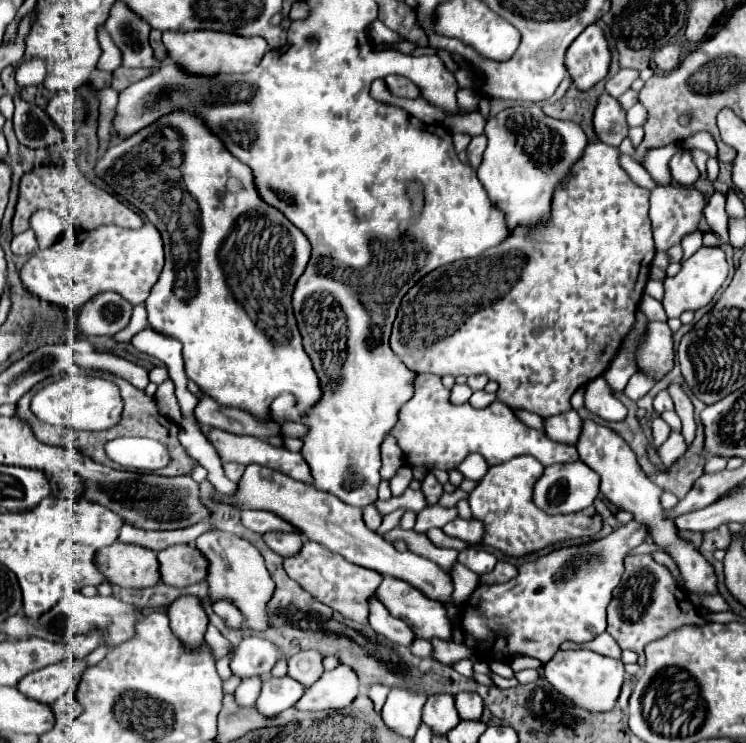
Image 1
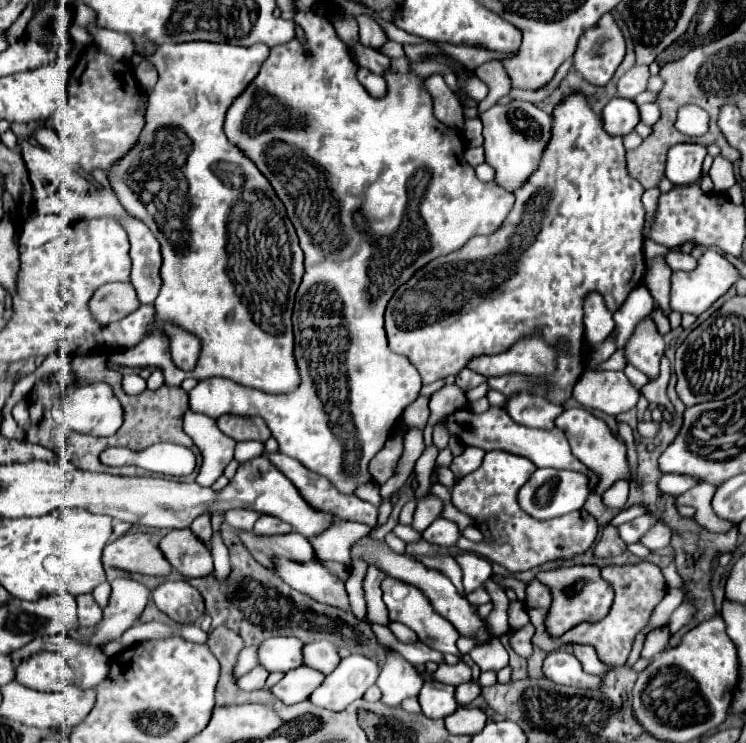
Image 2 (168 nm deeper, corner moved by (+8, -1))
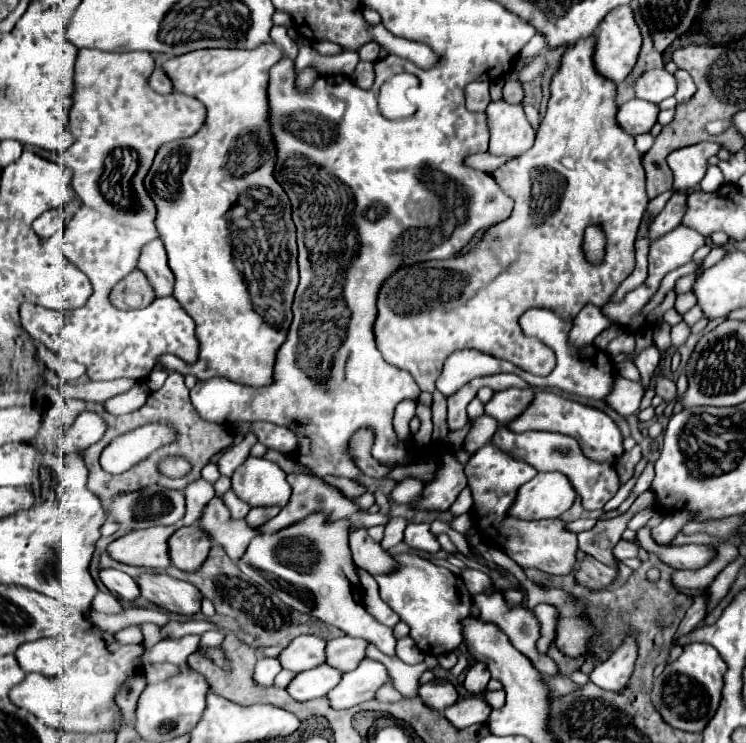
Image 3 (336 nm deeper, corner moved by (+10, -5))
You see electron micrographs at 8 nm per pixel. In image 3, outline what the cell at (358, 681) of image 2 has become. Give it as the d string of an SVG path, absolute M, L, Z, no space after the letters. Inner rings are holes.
M364 658L358 668L342 674L340 684L330 690L326 698L334 710L348 710L356 704L372 700L376 690L388 682L388 678L388 670L380 662Z

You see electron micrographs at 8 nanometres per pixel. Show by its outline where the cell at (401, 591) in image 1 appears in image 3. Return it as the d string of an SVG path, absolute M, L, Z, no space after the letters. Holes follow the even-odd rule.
M398 554L402 568L394 576L378 576L382 600L410 626L410 636L416 646L428 656L454 652L462 644L460 620L470 614L472 598L462 580L448 568L440 568L416 554Z

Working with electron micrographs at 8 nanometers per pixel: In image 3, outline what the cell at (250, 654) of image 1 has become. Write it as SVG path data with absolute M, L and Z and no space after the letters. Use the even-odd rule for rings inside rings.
M298 636L278 654L278 660L284 670L304 672L324 662L324 646L326 642L316 636Z

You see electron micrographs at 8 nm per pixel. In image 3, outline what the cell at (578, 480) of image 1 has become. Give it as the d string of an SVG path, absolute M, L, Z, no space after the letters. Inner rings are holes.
M562 472L536 474L516 496L512 516L522 520L542 520L562 516L576 500L576 490Z

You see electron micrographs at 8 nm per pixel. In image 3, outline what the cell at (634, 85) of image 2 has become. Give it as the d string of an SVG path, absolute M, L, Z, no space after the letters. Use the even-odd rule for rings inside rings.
M654 68L644 72L636 84L634 84L634 96L652 104L662 102L664 98L672 96L676 92L676 80L670 72Z

